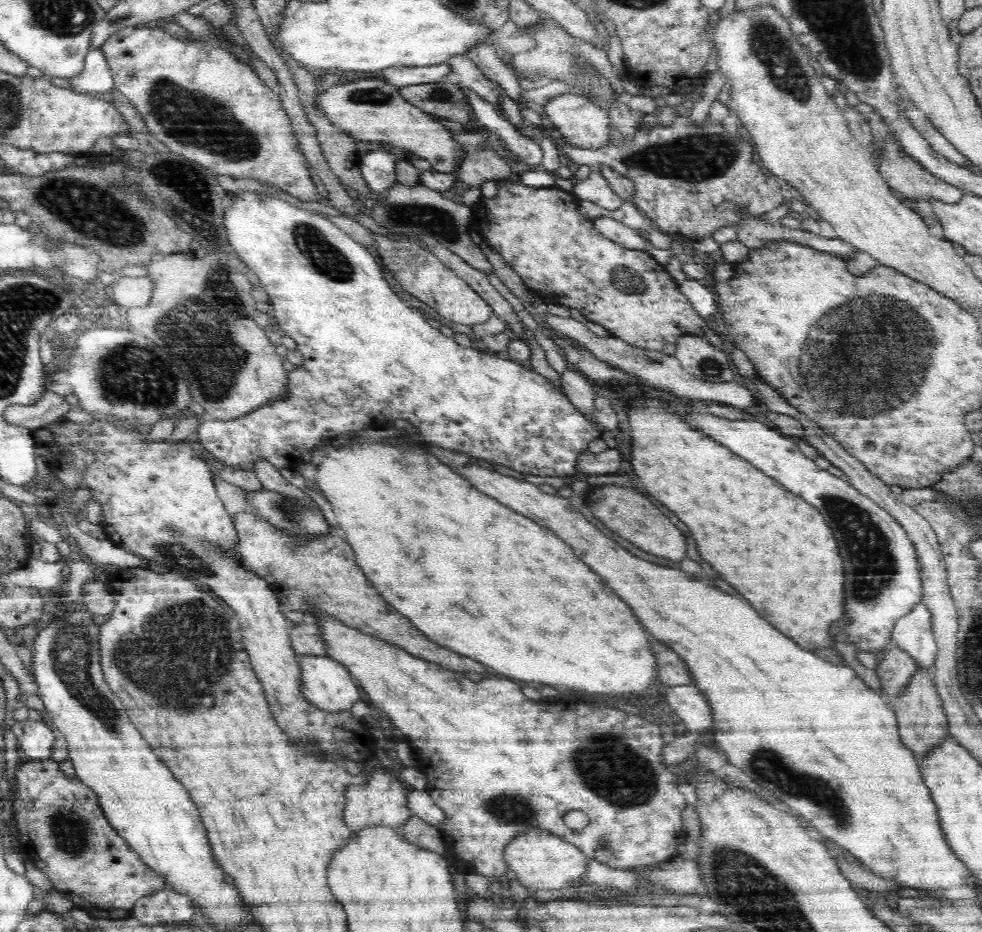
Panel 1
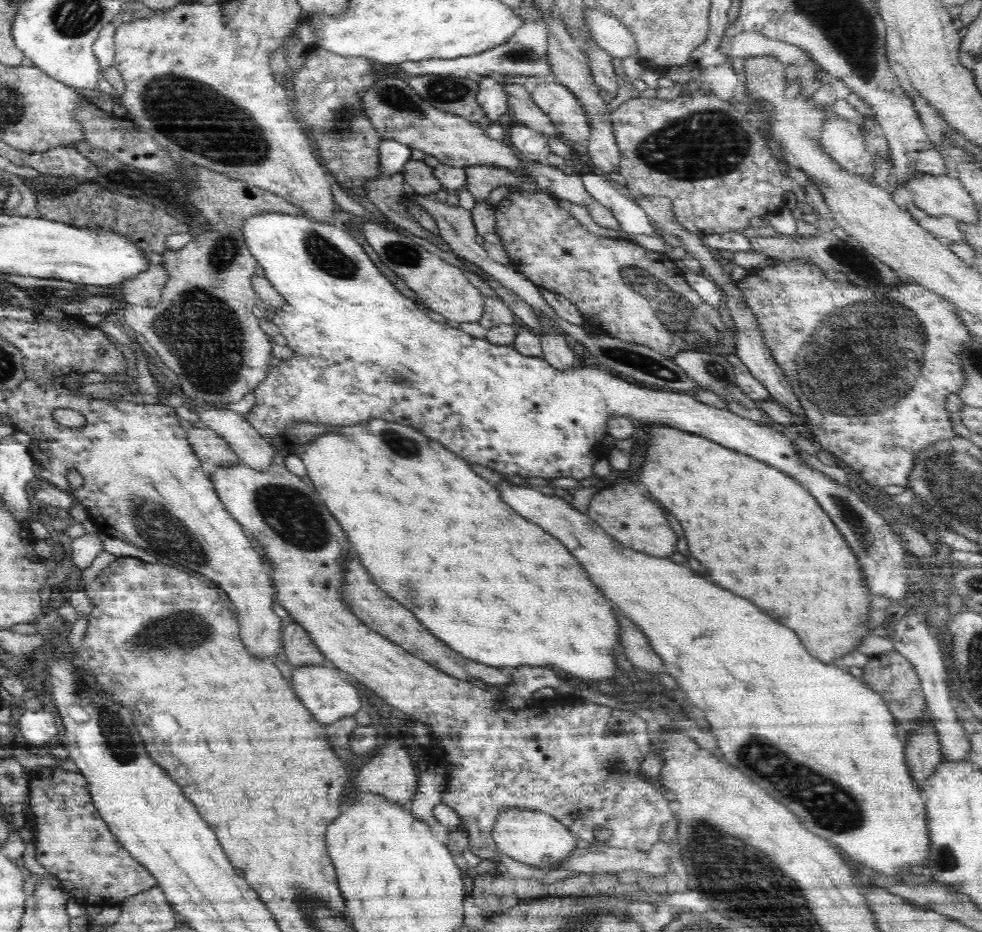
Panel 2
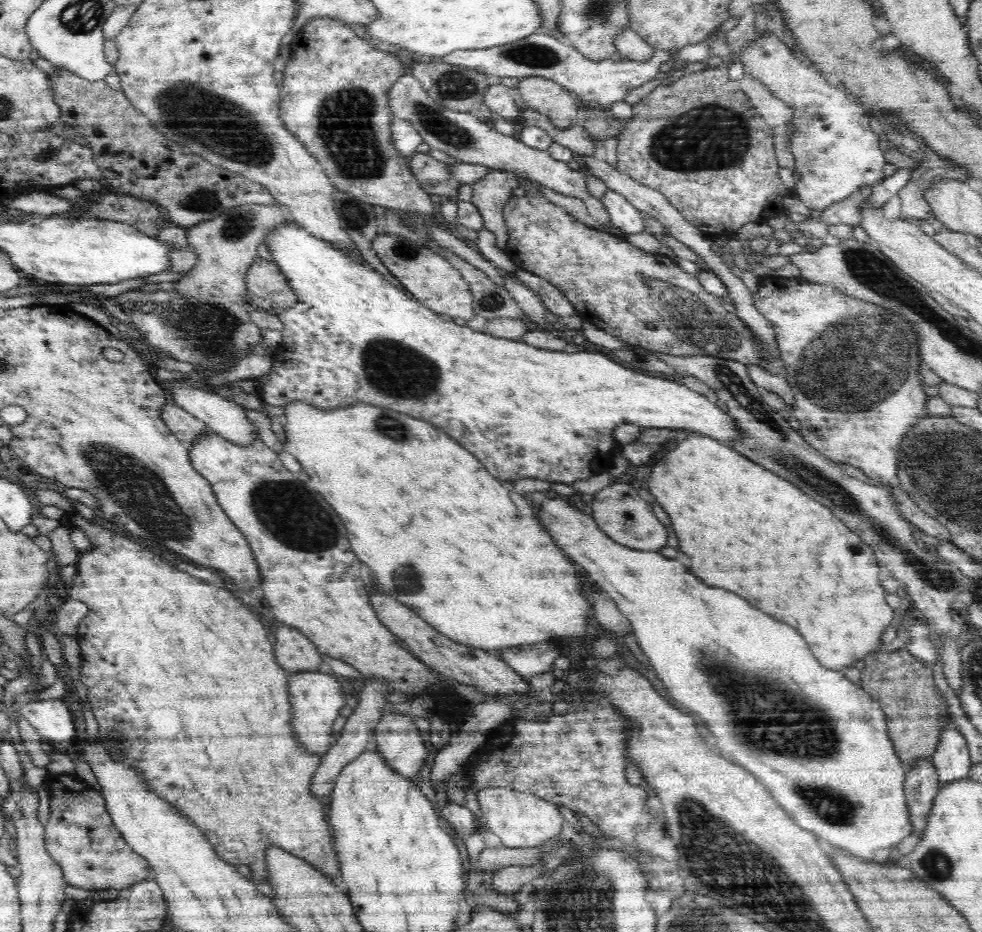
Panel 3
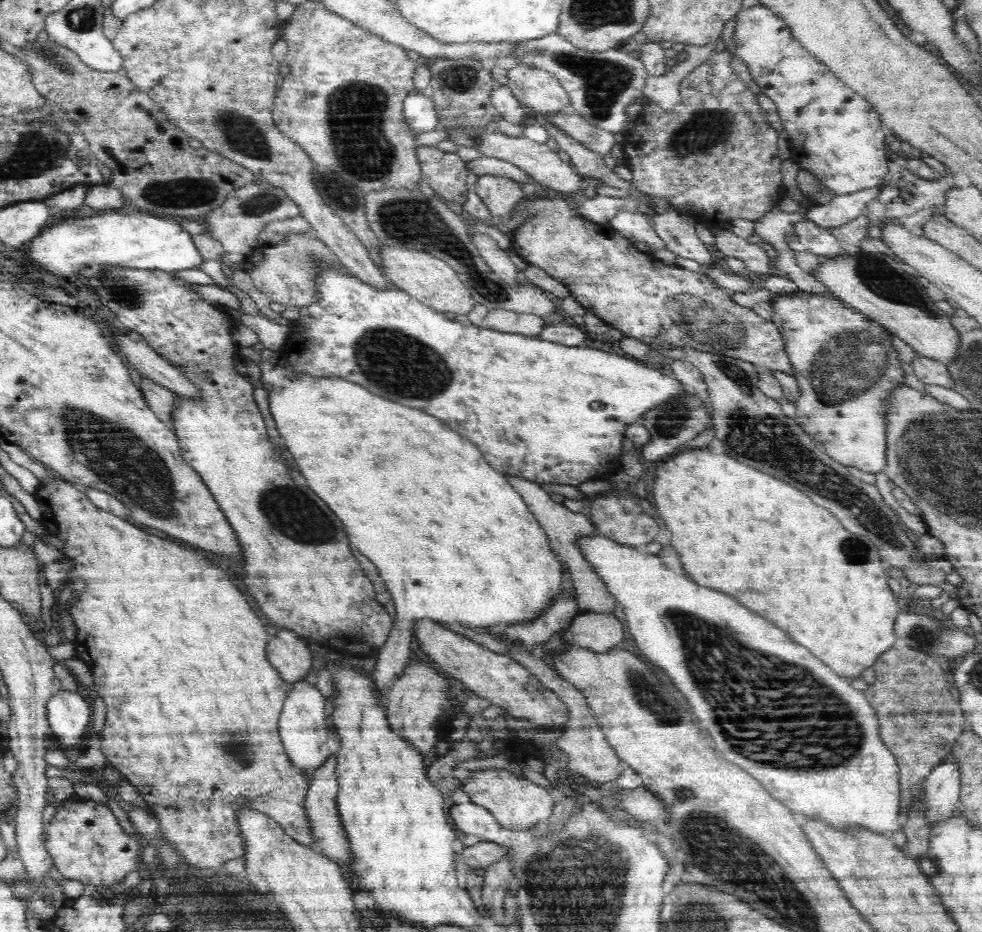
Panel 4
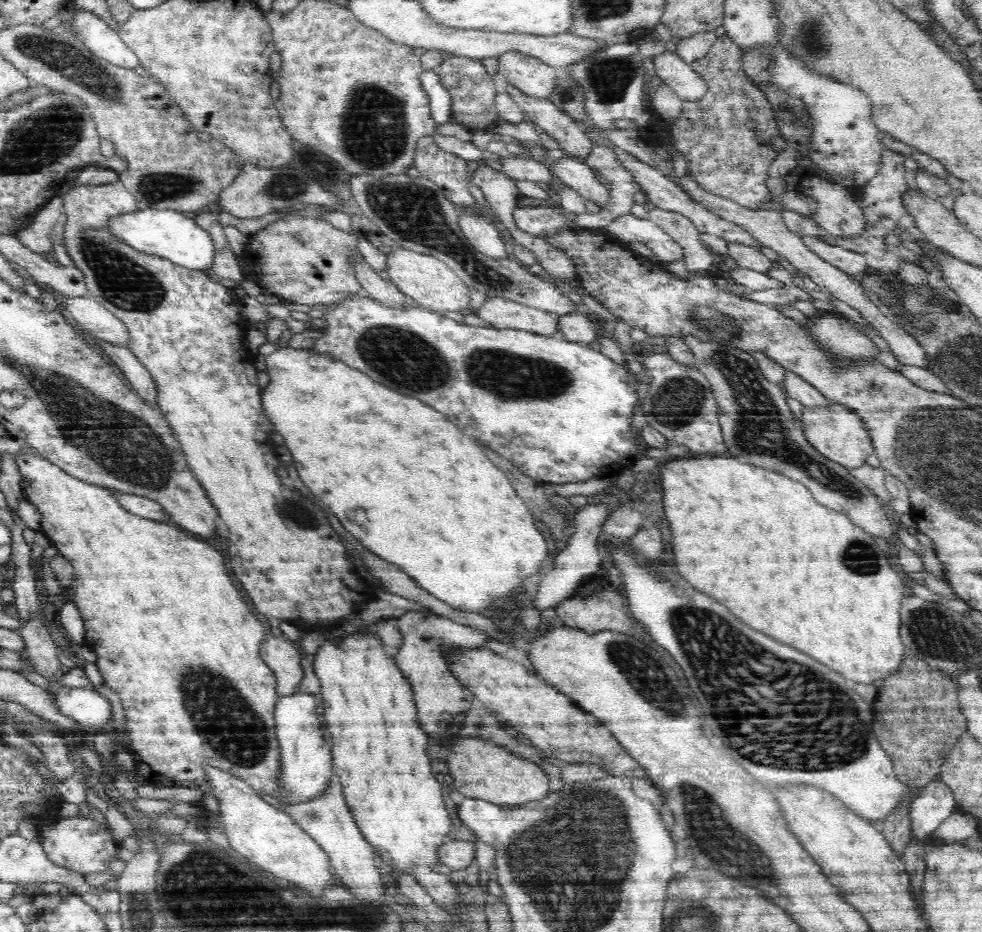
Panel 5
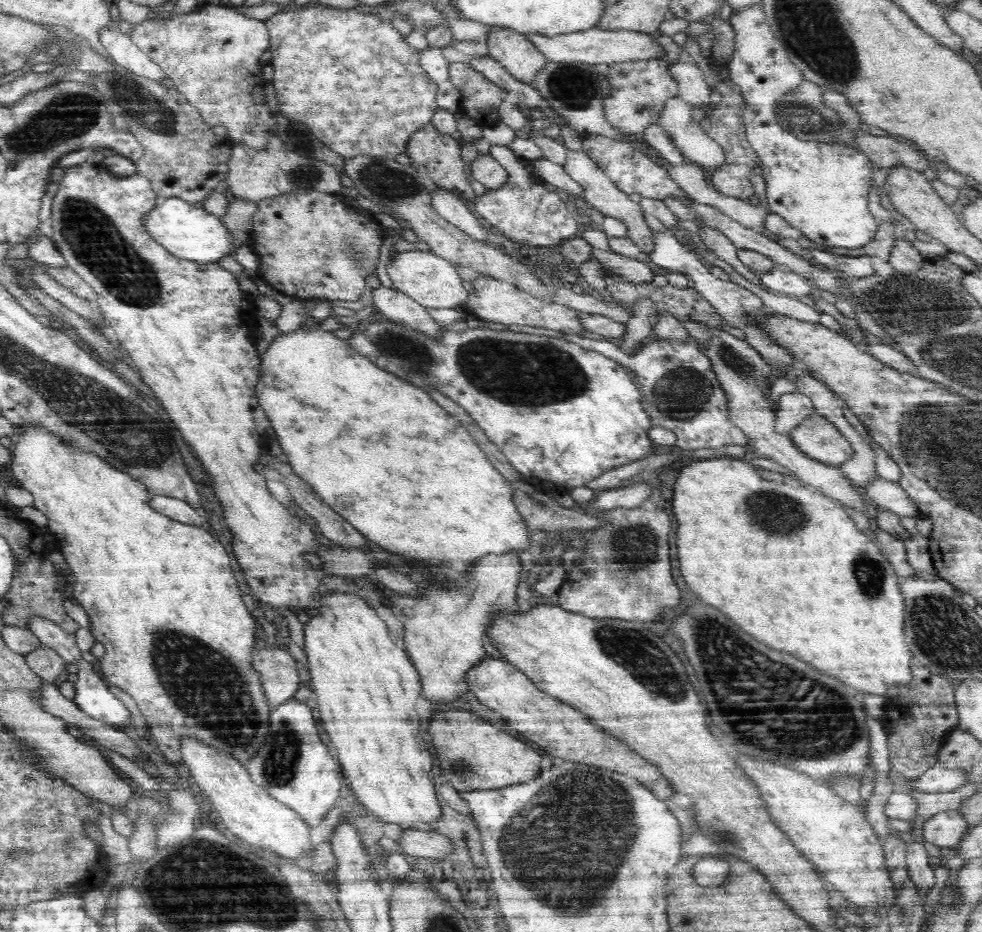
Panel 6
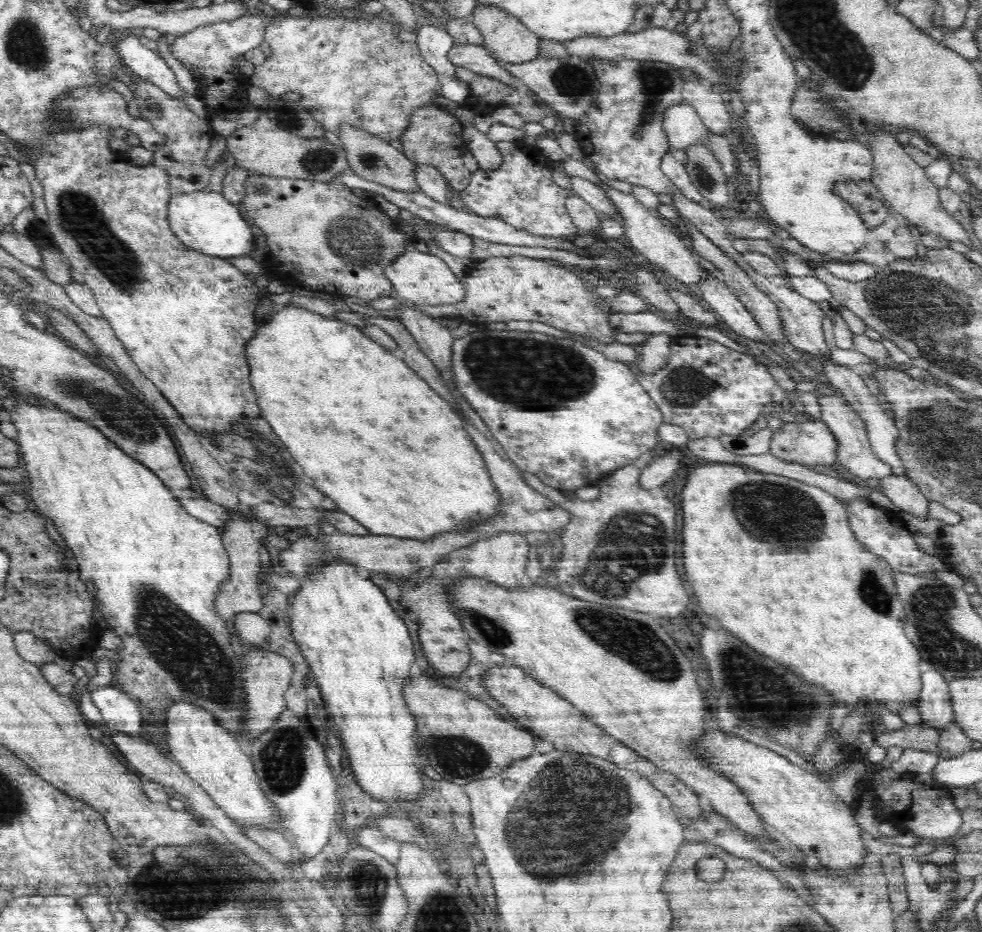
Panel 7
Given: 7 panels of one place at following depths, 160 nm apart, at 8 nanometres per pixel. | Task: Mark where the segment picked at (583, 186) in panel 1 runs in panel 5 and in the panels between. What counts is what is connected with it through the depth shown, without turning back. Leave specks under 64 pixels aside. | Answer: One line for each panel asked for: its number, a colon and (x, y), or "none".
2: (633, 220)
3: (625, 217)
4: (637, 227)
5: (627, 228)

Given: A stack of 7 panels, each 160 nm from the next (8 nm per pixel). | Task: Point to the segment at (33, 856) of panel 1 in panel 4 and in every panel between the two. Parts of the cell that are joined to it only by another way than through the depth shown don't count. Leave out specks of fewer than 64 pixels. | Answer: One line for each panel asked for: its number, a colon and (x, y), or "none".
2: (73, 842)
3: (80, 835)
4: (86, 842)

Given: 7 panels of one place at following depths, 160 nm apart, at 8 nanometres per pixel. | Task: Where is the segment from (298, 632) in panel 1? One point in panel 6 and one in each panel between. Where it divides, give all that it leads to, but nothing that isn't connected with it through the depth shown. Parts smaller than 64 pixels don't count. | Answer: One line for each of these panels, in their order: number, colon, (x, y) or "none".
2: (298, 649)
3: (294, 652)
4: (290, 654)
5: (283, 657)
6: (280, 680)

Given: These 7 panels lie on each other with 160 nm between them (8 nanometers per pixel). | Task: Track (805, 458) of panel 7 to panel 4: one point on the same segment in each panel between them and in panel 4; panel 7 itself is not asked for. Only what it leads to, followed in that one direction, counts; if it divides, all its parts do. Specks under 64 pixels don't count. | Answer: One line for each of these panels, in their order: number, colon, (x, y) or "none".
4: (845, 366)
5: (835, 431)
6: (816, 437)

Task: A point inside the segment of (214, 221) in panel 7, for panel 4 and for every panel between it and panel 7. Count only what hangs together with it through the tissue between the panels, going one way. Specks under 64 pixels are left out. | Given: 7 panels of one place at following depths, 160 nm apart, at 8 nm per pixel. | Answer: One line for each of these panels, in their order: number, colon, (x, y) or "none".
4: (69, 246)
5: (171, 234)
6: (187, 230)

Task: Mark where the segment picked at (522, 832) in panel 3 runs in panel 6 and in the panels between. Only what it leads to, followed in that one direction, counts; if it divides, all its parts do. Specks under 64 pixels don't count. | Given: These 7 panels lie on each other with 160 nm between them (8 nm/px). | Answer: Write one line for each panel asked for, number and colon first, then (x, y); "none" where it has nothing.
4: (516, 804)
5: (480, 770)
6: (473, 754)

